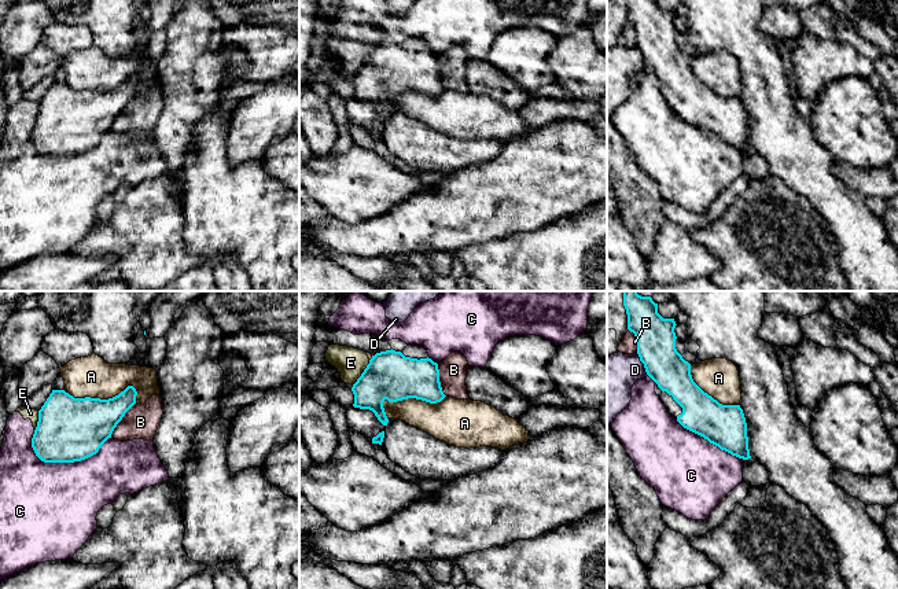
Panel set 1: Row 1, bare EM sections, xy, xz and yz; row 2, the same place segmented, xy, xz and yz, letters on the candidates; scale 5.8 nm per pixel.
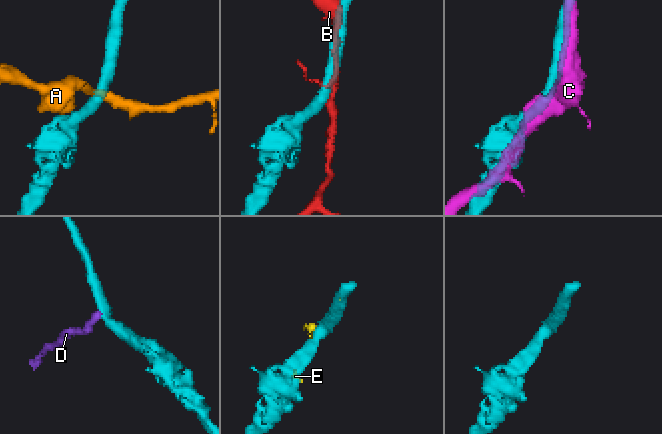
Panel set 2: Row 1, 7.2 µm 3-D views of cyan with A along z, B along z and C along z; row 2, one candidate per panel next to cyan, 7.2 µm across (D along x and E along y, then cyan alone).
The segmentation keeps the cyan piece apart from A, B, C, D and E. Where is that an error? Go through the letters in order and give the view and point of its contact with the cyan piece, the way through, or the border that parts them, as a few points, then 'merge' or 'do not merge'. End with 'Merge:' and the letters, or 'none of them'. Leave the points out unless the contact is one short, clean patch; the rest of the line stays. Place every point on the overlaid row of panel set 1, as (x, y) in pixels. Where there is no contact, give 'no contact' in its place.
A: meets cyan in xy at (102, 400); do not merge
B: meets cyan in xy at (121, 419); do not merge
C: meets cyan in xy at (69, 462); do not merge
D: meets cyan in yz at (643, 363); border along yz (636, 353), (648, 375); do not merge
E: meets cyan in xz at (363, 372); do not merge
Merge: none of them

